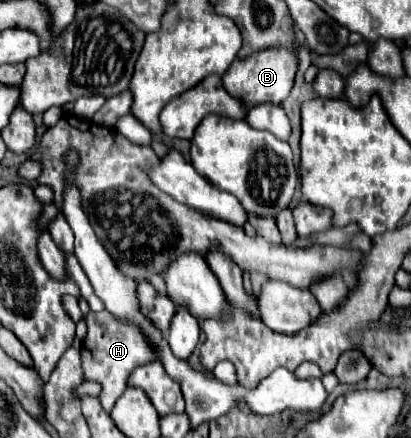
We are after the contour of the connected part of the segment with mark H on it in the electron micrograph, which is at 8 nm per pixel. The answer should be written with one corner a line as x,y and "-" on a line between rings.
106,310
88,312
86,324
88,324
88,336
82,342
84,376
86,380
98,380
102,384
100,392
102,408
110,412
118,396
124,392
130,372
146,362
158,360
158,356
154,356
154,348
146,344
146,338
142,336
142,332
138,332
138,328
134,328
134,324
122,324
122,320
114,320
114,316
110,316
110,312

